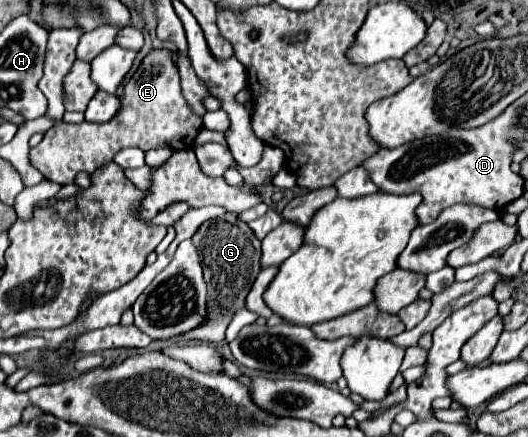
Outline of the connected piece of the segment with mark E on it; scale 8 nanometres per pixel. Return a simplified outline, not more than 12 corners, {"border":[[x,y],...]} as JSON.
{"border":[[168,48],[126,80],[112,122],[54,124],[30,150],[46,180],[120,150],[190,148],[202,118]]}

